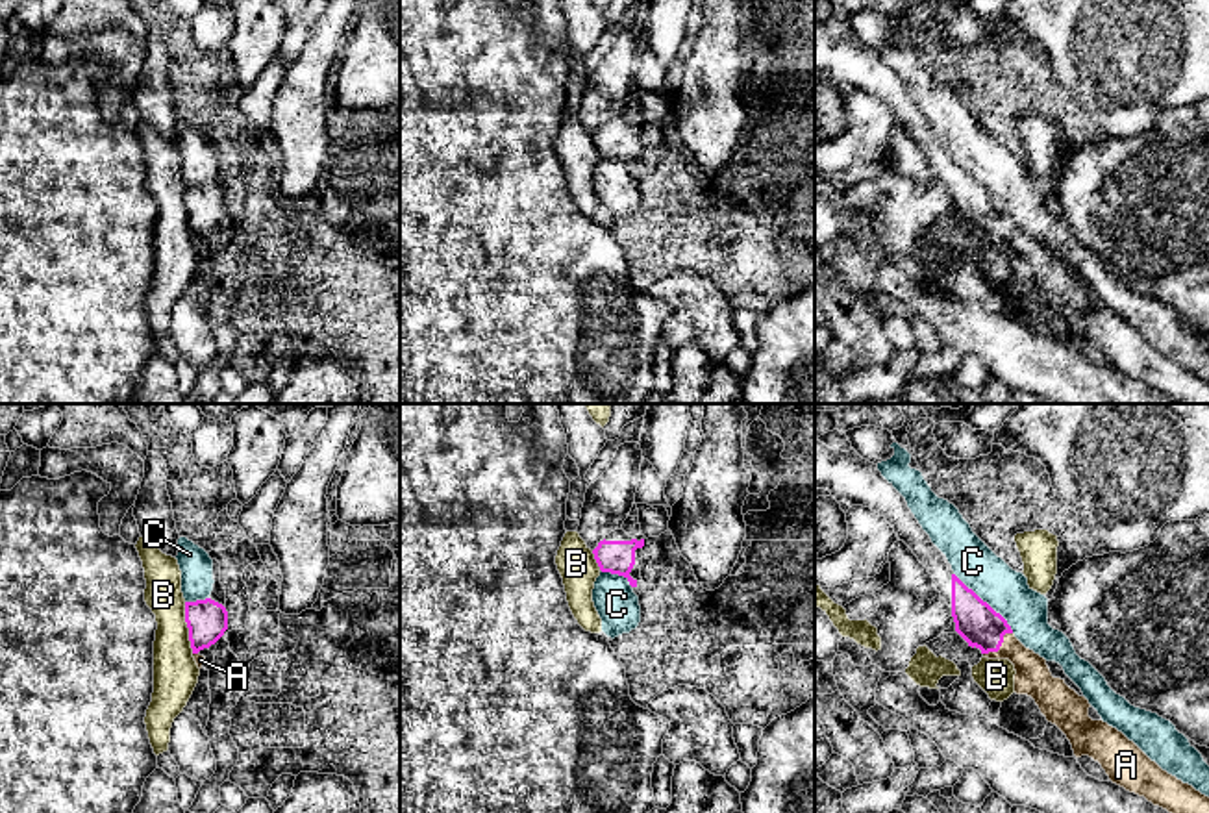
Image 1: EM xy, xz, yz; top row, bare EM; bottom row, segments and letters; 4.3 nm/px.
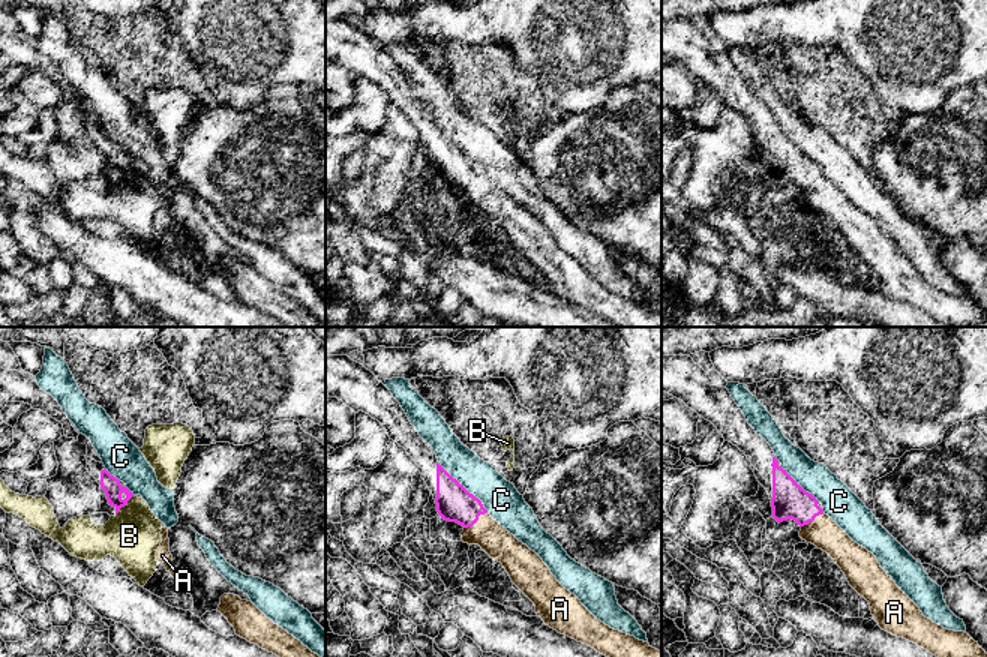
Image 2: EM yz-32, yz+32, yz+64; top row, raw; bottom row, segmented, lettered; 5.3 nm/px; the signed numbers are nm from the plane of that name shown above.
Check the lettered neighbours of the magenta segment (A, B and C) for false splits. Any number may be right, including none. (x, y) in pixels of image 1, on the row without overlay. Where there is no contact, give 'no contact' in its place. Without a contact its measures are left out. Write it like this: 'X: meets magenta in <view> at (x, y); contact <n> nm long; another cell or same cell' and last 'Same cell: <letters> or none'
A: meets magenta in yz at (1000, 230); contact 160 nm long; same cell
B: meets magenta in xy at (187, 212); contact 220 nm long; another cell
C: meets magenta in yz at (985, 187); contact 380 nm long; another cell
Same cell: A

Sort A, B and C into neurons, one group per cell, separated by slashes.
A / B / C

